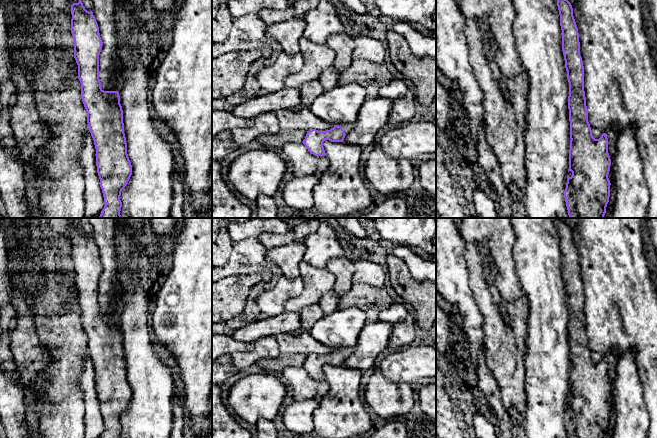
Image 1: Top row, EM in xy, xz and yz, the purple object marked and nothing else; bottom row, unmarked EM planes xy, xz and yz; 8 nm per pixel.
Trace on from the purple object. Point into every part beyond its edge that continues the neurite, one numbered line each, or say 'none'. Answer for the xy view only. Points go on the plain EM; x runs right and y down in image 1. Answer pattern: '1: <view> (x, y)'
none

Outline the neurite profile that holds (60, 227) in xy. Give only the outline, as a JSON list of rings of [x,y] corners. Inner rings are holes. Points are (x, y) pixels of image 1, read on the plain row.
[[[49,218],[49,227],[51,234],[49,236],[51,245],[56,246],[56,239],[63,237],[67,243],[71,246],[71,229],[79,226],[80,218]]]

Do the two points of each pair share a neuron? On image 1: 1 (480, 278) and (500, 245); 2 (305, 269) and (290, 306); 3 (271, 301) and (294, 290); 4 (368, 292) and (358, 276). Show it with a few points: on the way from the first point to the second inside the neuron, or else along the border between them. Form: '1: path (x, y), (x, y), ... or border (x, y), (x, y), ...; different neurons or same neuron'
1: path (492, 278), (497, 278), (501, 274), (501, 257); same neuron
2: path (308, 279), (308, 292), (300, 300); same neuron
3: path (277, 296), (283, 290), (288, 290); same neuron
4: border (354, 282), (383, 287); different neurons

